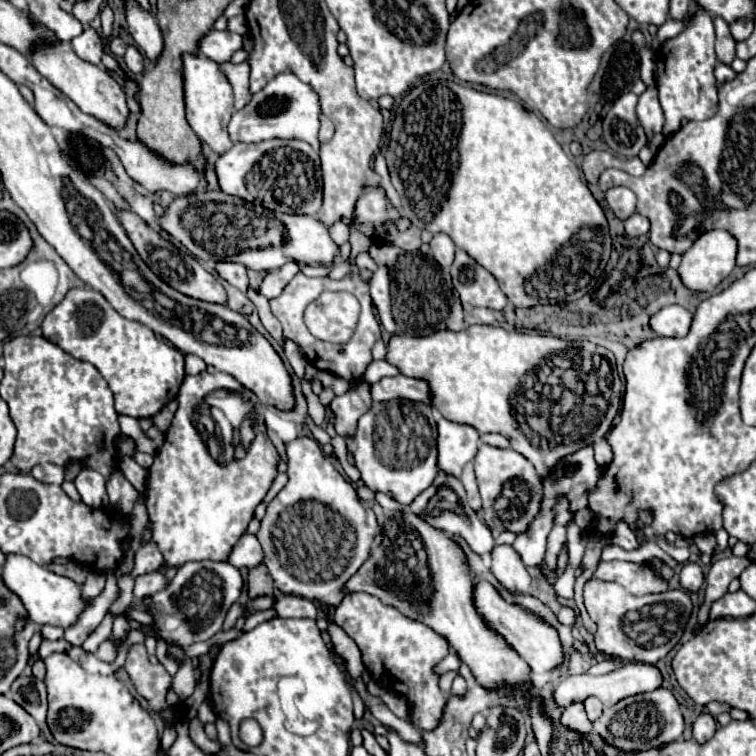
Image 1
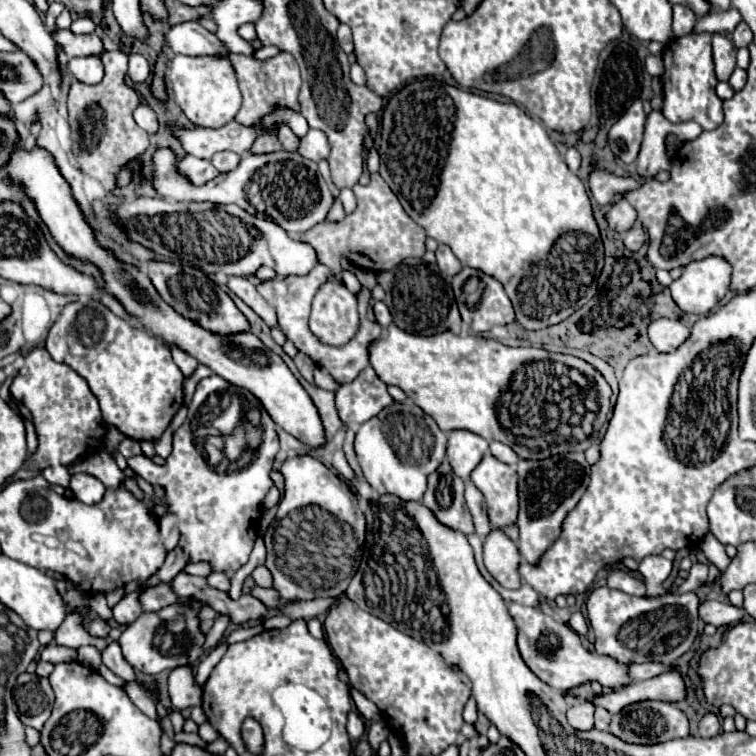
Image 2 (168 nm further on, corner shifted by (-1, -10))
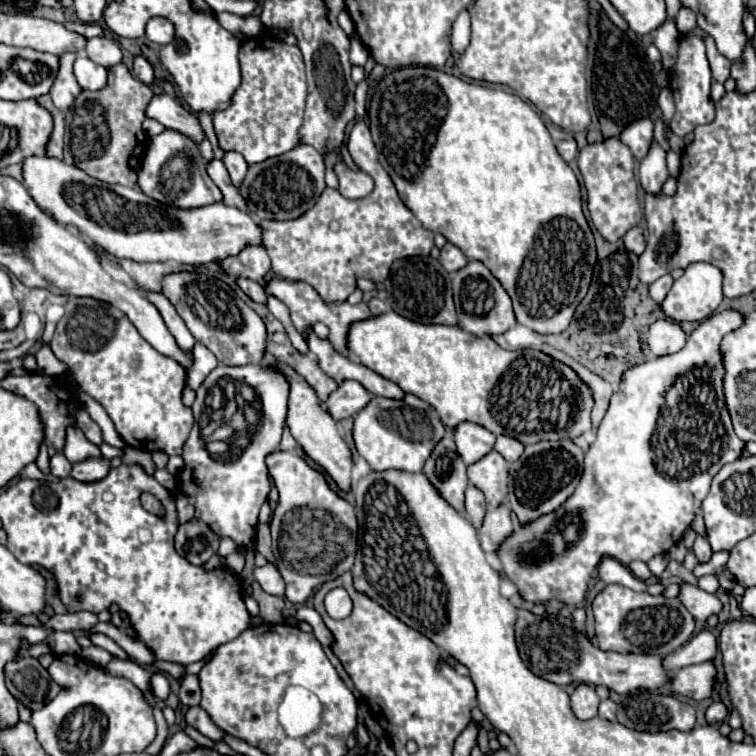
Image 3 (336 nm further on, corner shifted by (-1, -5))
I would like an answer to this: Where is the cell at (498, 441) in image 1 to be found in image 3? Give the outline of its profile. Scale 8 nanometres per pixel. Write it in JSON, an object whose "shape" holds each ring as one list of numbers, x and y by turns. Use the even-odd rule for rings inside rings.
{"shape":[[499,435,497,437,497,443,495,443,495,451,499,451,503,455,505,461,513,463,517,461,521,455,523,455,523,443,513,439,513,437,507,437,507,435]]}

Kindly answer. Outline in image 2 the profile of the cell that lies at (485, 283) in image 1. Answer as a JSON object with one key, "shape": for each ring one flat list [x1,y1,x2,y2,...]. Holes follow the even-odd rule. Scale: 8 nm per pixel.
{"shape":[[465,266,459,274,453,276,453,292,455,292,455,298,457,298,457,304,459,304,459,312,461,312,461,318,471,326,471,330,479,332,479,330,489,330,493,324,511,324,515,320,515,312,513,312,513,306,511,306,511,300,507,298,503,286,475,270,475,268,469,268],[469,278,477,278,479,284,477,284,477,290,475,294,479,294,477,298,469,298,465,294,465,282]]}

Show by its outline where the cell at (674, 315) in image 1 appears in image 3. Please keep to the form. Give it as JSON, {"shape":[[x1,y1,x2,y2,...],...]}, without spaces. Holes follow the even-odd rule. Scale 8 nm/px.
{"shape":[[659,319,651,325,651,329,647,333,647,343,655,357,671,355,685,347,685,333,681,331,681,327,675,321]]}

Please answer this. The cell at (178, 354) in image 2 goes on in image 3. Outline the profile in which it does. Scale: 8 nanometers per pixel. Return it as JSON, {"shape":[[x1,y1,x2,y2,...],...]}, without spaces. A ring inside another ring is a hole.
{"shape":[[143,291,143,293,159,309,159,313,161,313,167,329,177,339,177,345,181,345,181,349,185,349,185,351,191,351,193,345,195,345,195,339,193,339,191,331,187,329,185,321,179,317,179,313,175,311,175,307,171,305,171,301,163,293,153,293,153,291]]}

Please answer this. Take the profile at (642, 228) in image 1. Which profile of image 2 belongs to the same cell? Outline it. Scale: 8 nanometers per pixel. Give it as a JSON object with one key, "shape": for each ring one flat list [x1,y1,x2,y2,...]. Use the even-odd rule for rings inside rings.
{"shape":[[633,226,631,230,627,230,627,232,623,234,623,242,625,242,625,246,627,246,631,252,637,252,637,250,645,244,645,240,647,240,647,234,643,232,641,226]]}

